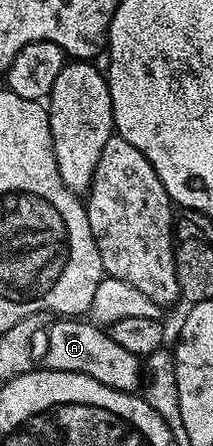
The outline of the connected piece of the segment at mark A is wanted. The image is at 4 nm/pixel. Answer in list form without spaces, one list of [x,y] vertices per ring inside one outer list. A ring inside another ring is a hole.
[[[57,319],[50,324],[45,339],[43,365],[55,371],[82,373],[91,379],[99,379],[99,383],[107,387],[121,389],[124,393],[140,390],[143,385],[142,358],[119,347],[108,331],[88,319]]]

